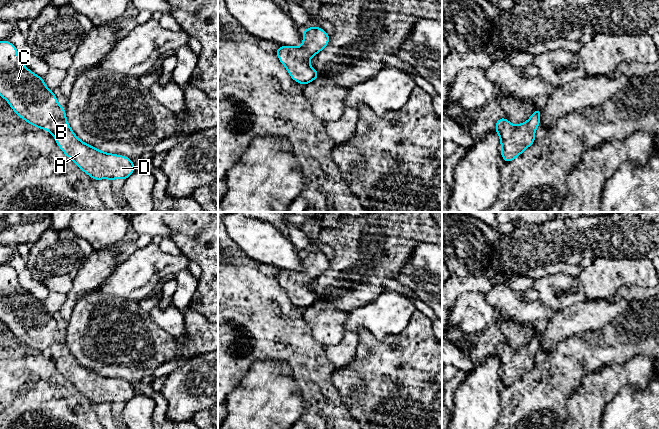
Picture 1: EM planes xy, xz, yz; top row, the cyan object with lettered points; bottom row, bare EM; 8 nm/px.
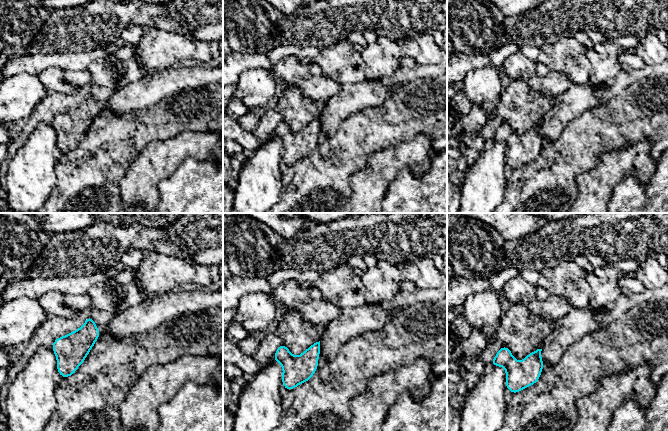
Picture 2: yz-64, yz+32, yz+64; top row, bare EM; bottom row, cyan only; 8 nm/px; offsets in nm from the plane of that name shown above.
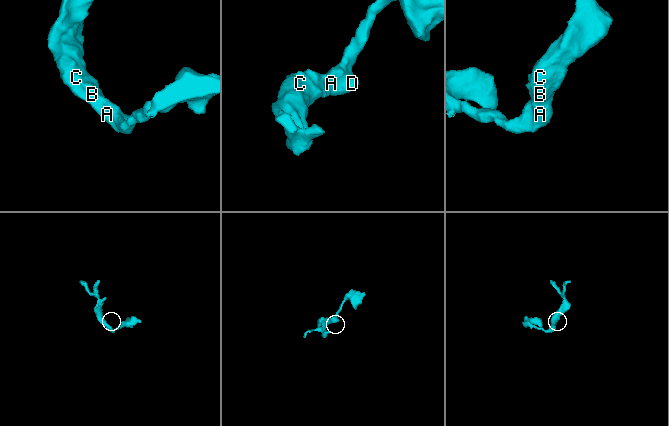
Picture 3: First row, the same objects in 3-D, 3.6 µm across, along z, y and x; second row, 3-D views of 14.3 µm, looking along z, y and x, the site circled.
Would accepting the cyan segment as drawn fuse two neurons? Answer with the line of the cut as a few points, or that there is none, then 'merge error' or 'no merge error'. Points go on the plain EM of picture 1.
no cut; no merge error

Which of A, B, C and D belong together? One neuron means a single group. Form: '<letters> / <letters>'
A B C D

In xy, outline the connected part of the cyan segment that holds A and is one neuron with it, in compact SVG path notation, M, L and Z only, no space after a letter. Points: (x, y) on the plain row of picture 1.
M7 264L0 265L0 320L23 344L39 353L49 355L65 379L94 404L126 404L135 395L131 382L100 375L84 367L74 358L66 344L65 332L58 328L53 315L46 311L44 302L30 295L19 284L16 270Z

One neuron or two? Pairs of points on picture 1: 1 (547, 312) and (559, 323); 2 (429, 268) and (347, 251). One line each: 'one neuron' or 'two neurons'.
1: two neurons
2: two neurons

